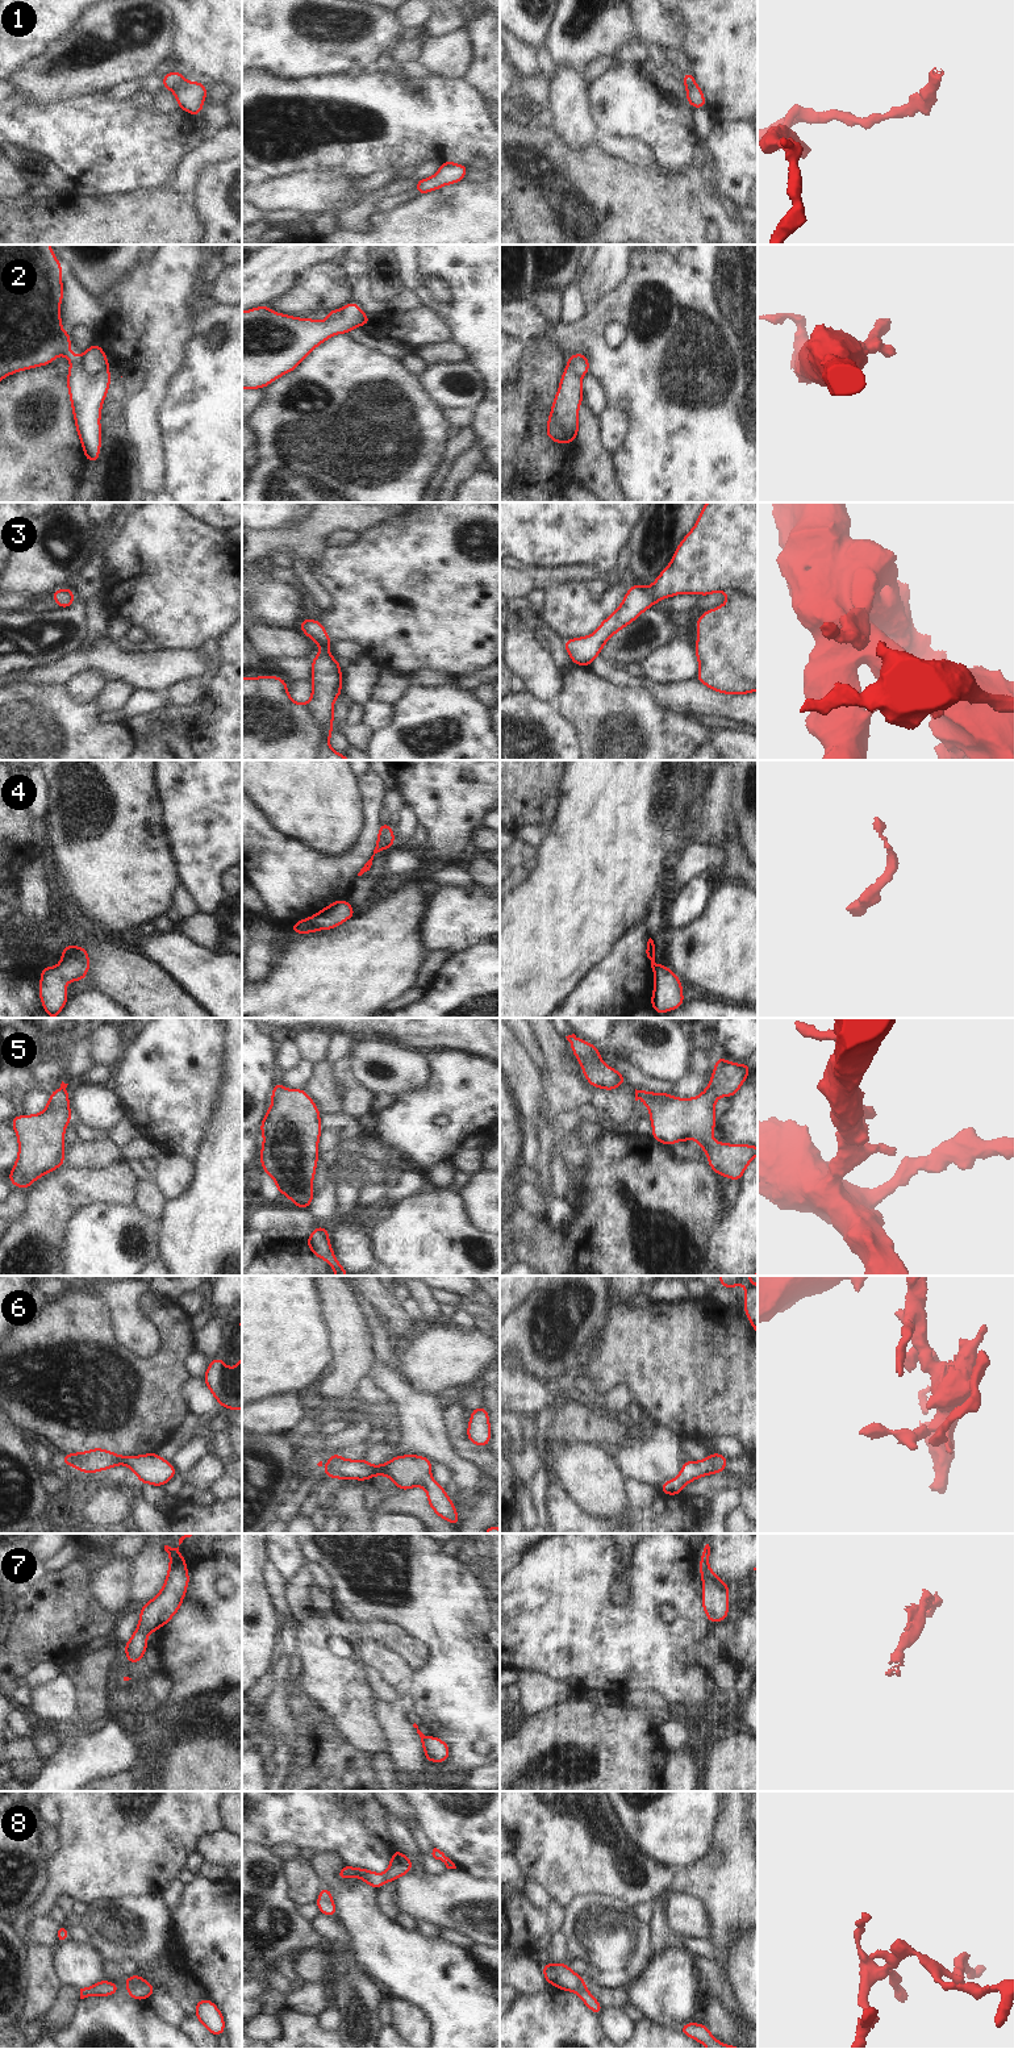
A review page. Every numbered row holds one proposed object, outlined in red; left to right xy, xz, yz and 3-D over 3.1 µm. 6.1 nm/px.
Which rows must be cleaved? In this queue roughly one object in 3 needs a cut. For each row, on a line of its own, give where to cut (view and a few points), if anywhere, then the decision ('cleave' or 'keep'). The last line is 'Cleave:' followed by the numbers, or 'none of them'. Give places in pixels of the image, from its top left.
1: no cut | keep
2: xy (71, 362), (75, 362), (90, 375), (97, 375), (107, 368) | cleave
3: no cut | keep
4: no cut | keep
5: no cut | keep
6: no cut | keep
7: xy (183, 1563), (174, 1568), (168, 1582), (163, 1586) | cleave
8: no cut | keep
Cleave: 2, 7

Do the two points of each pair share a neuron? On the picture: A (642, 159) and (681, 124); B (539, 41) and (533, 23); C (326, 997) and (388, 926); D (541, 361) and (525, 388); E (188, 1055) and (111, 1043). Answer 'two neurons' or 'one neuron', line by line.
A: two neurons
B: one neuron
C: one neuron
D: one neuron
E: two neurons

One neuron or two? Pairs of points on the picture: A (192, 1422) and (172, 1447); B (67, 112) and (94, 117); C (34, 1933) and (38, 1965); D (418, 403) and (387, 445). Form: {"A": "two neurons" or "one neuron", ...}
{"A": "one neuron", "B": "one neuron", "C": "two neurons", "D": "one neuron"}

